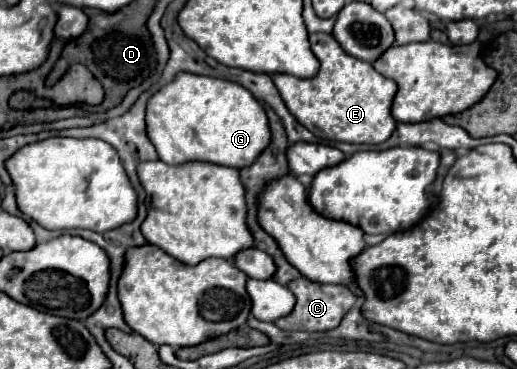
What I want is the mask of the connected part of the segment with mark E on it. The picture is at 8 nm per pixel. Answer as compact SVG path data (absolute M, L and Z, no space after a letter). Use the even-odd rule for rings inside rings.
M313 33L309 35L311 51L319 59L321 67L317 77L299 79L291 75L273 75L273 81L287 105L287 109L305 125L315 137L323 141L365 143L381 145L397 129L397 121L391 115L393 99L397 93L395 81L379 75L371 63L343 53L341 45L333 41L333 35Z

